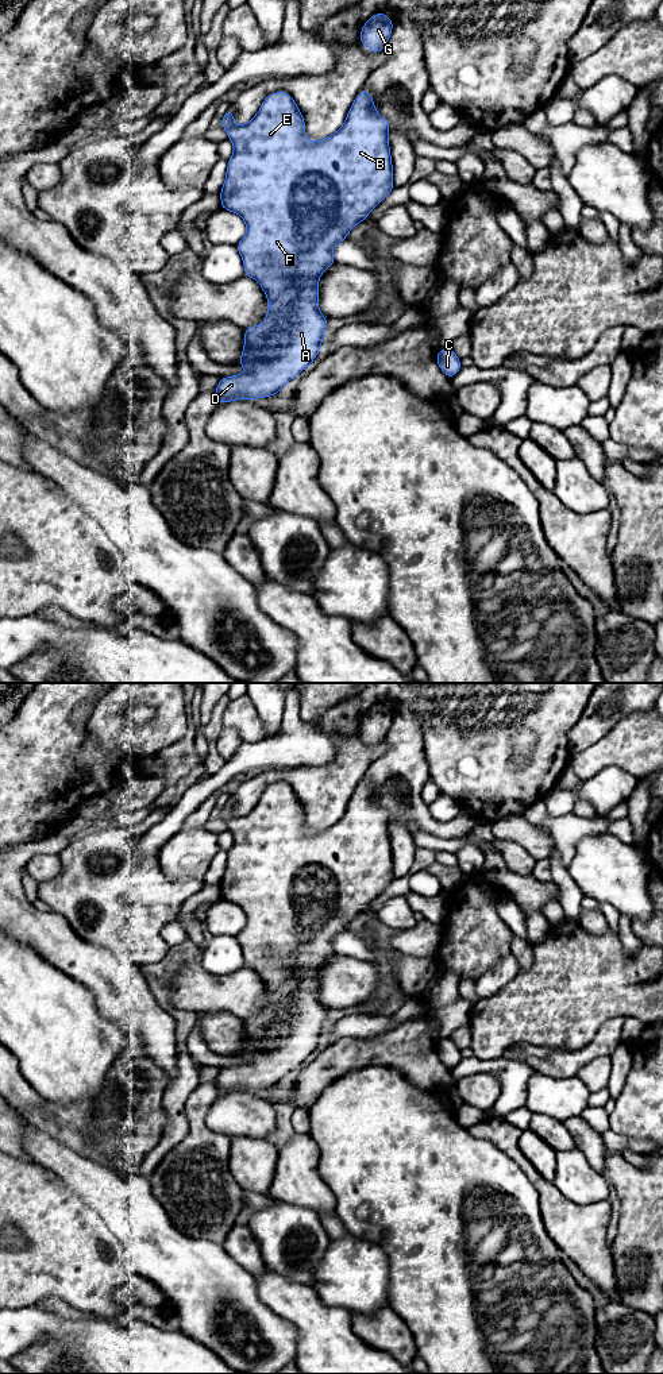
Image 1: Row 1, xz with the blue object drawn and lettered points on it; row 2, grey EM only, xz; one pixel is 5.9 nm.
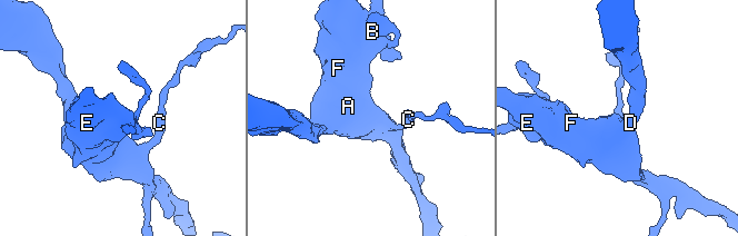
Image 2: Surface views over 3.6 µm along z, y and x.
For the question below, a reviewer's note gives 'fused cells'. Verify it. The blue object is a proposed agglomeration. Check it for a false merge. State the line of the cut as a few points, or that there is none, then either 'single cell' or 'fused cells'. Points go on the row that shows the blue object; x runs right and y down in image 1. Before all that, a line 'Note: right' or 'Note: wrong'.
Note: wrong
cut none; single cell

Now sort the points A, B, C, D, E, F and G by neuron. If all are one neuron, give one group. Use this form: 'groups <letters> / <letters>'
groups A B C D E F G

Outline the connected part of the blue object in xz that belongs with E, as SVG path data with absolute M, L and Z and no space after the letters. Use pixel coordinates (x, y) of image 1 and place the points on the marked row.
M365 89L355 97L343 126L321 140L307 139L304 116L288 92L269 94L244 126L234 123L234 109L230 108L221 117L221 126L234 144L234 154L228 159L226 181L219 193L220 208L240 215L247 225L236 248L243 259L244 275L259 282L269 306L262 324L244 328L243 352L236 363L246 371L220 378L215 390L219 405L277 395L285 383L313 362L327 328L327 316L317 304L319 278L329 266L336 265L332 248L346 240L347 233L365 221L370 211L394 189L388 140L390 124L375 111L373 96Z

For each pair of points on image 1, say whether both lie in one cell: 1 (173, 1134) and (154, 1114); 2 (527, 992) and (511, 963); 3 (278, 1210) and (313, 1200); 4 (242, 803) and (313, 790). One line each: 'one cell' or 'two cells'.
1: two cells
2: two cells
3: two cells
4: one cell

